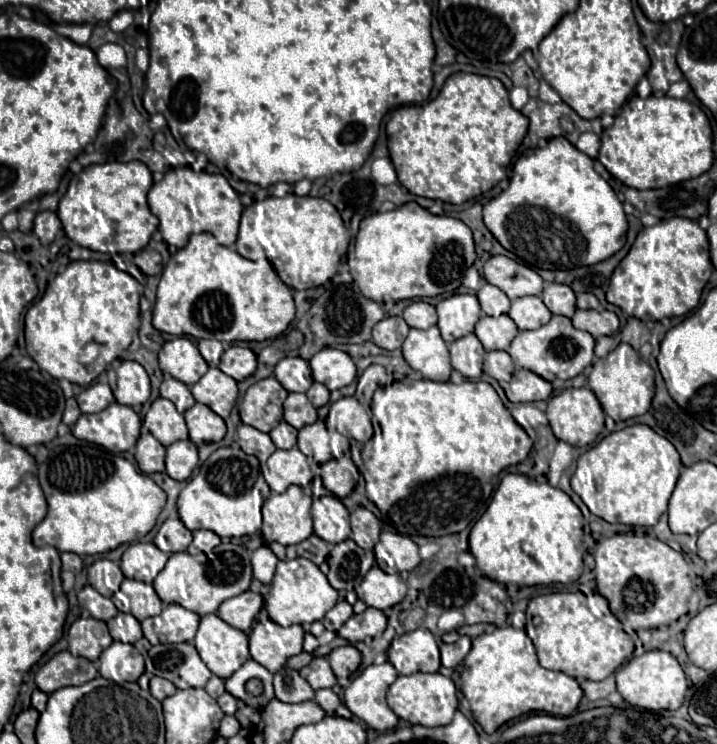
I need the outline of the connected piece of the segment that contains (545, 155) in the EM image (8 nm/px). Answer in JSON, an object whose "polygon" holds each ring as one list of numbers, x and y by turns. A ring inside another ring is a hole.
{"polygon":[[554,137,548,141,546,147,536,147,532,151,532,155,524,155,520,157,516,163,514,163,514,169,512,169,512,177,510,177,510,187,506,191,502,191,498,197,494,197,492,201,488,201,484,205,484,223,488,227,488,231,496,237,496,241,508,249,510,253,514,253,524,265,532,267,532,269,576,269,576,267,582,267,582,265,596,265,608,257,612,257,616,251,620,251,626,243,626,231,628,231,628,219,626,219,626,213,622,209,622,203,618,201,616,193,612,191,612,187,608,185,607,181,604,181,596,171,594,171,594,161,578,151,572,143,568,143,564,137]]}

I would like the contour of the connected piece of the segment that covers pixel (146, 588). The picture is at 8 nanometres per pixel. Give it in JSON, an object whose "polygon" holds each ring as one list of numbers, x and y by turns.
{"polygon":[[124,579,118,592,112,596,112,601,120,612,130,613,138,621,160,615,162,611,162,601,152,585,136,579]]}

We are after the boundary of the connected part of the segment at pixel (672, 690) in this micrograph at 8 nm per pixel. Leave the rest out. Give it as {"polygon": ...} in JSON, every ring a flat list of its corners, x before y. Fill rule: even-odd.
{"polygon":[[646,651,640,657,632,657,626,665,616,673,616,689,618,693,634,707,642,707,648,711,674,711,682,705,688,679,678,663,678,659,668,651]]}

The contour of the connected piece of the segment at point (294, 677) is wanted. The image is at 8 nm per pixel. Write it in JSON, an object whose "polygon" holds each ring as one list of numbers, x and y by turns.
{"polygon":[[290,667,274,673,274,689,276,699,284,703,302,703,314,699,314,689,310,687,310,683]]}

